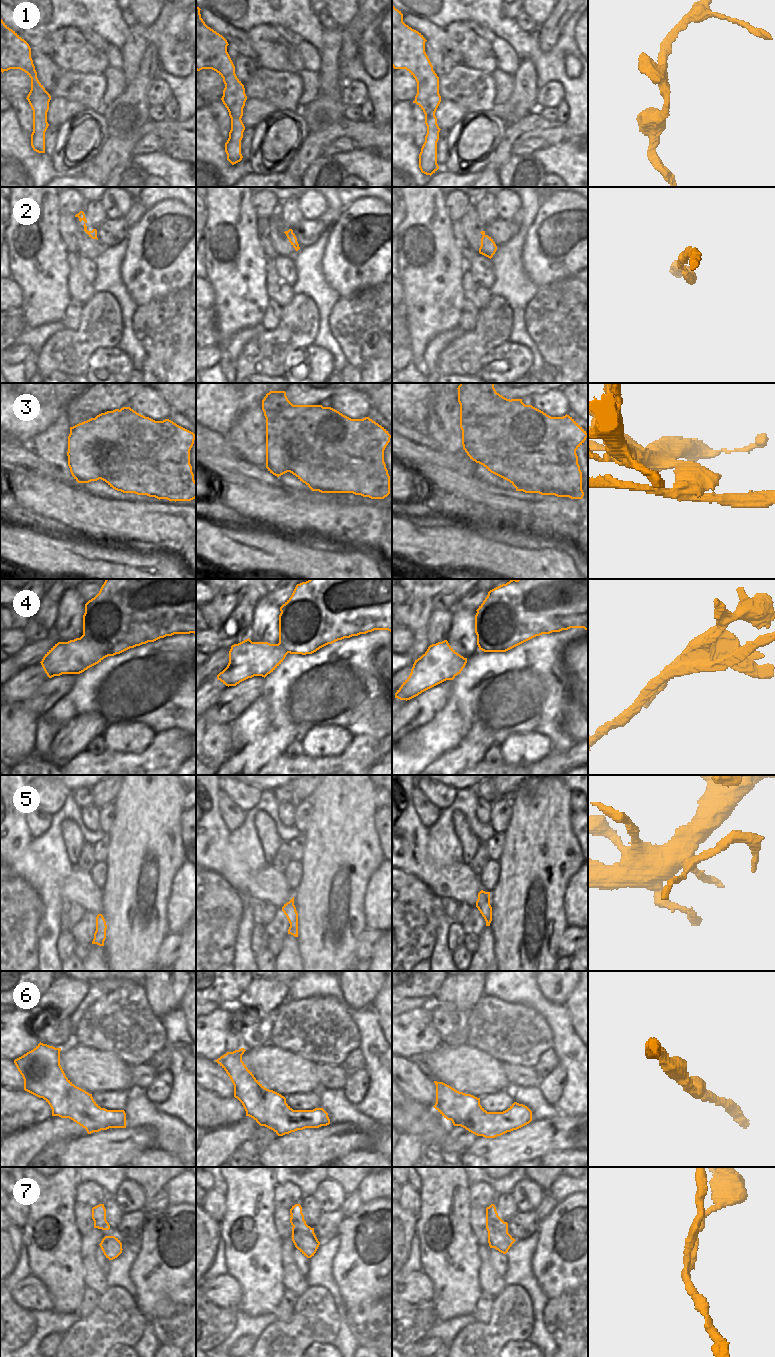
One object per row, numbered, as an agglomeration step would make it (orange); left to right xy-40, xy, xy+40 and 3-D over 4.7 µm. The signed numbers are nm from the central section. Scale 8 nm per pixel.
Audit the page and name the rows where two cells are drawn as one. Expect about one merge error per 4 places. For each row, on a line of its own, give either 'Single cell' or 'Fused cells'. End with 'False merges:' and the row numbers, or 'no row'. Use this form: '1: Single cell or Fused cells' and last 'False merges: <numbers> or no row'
1: Single cell
2: Single cell
3: Fused cells
4: Fused cells
5: Single cell
6: Single cell
7: Fused cells
False merges: 3, 4, 7

